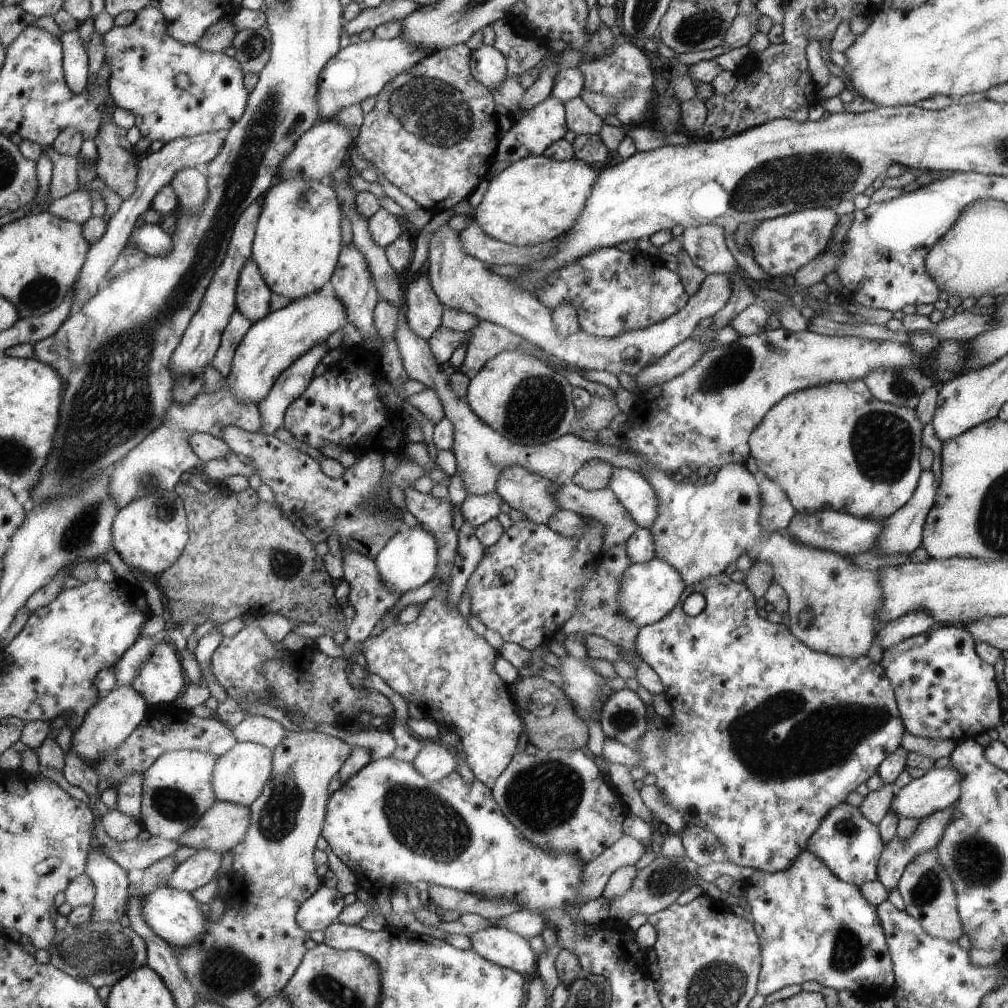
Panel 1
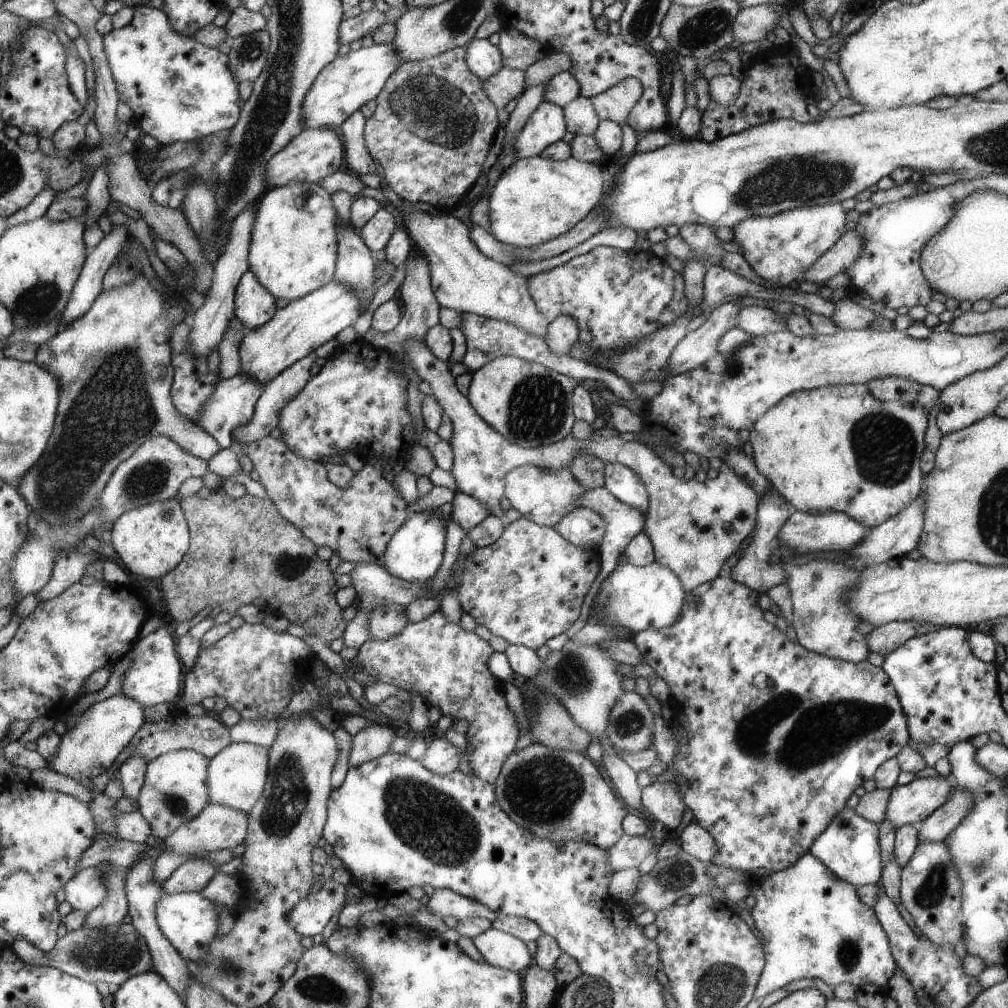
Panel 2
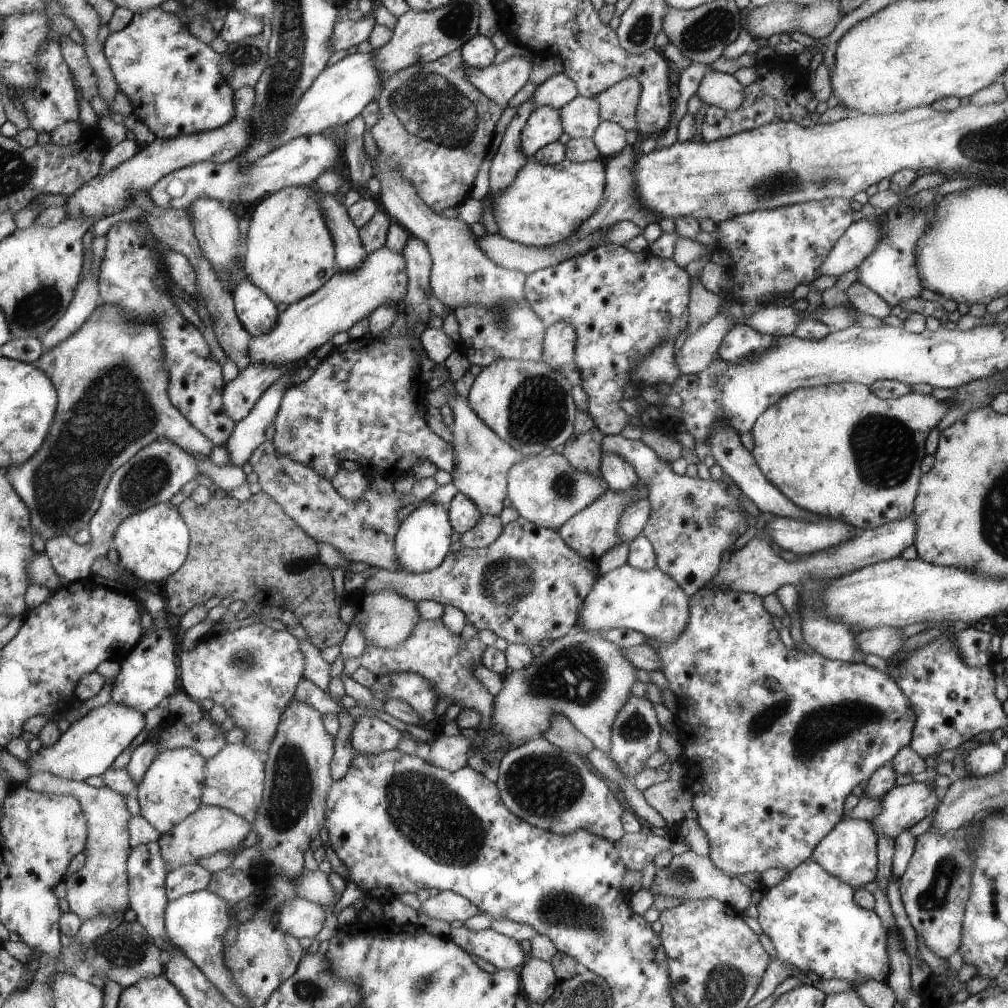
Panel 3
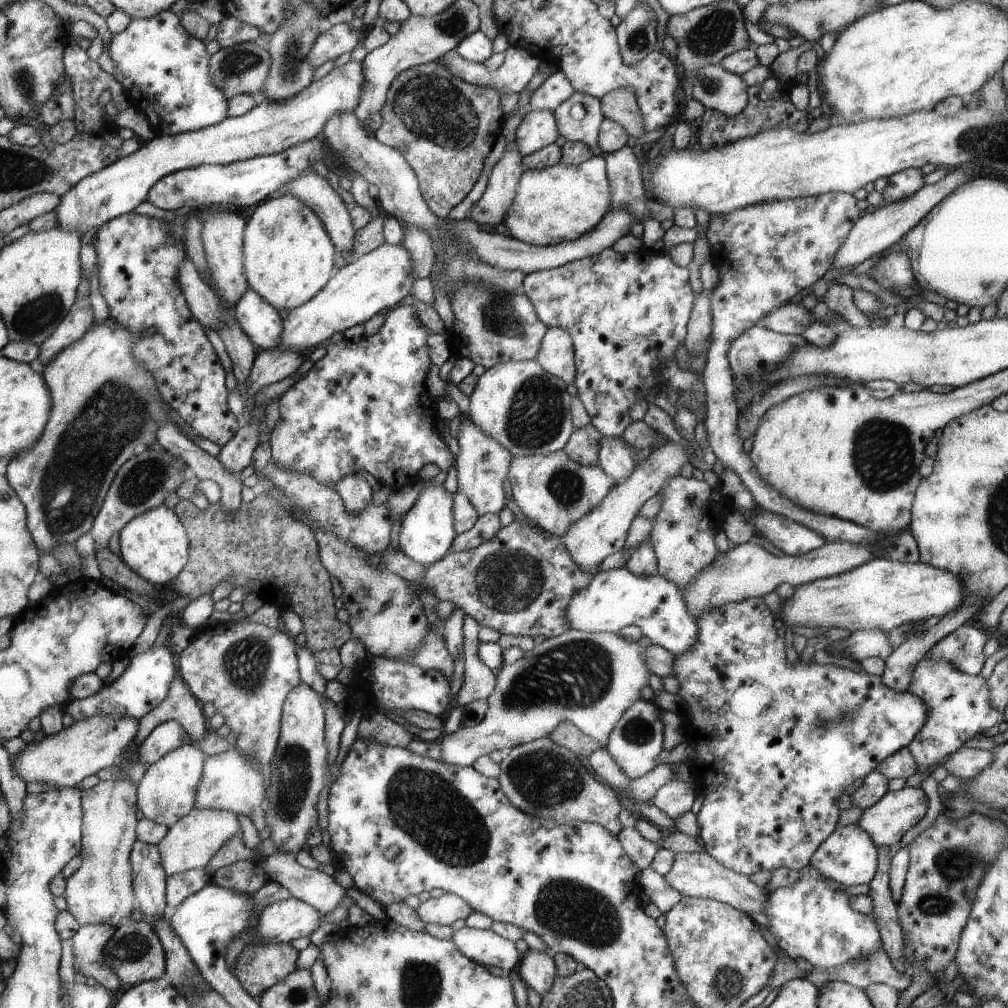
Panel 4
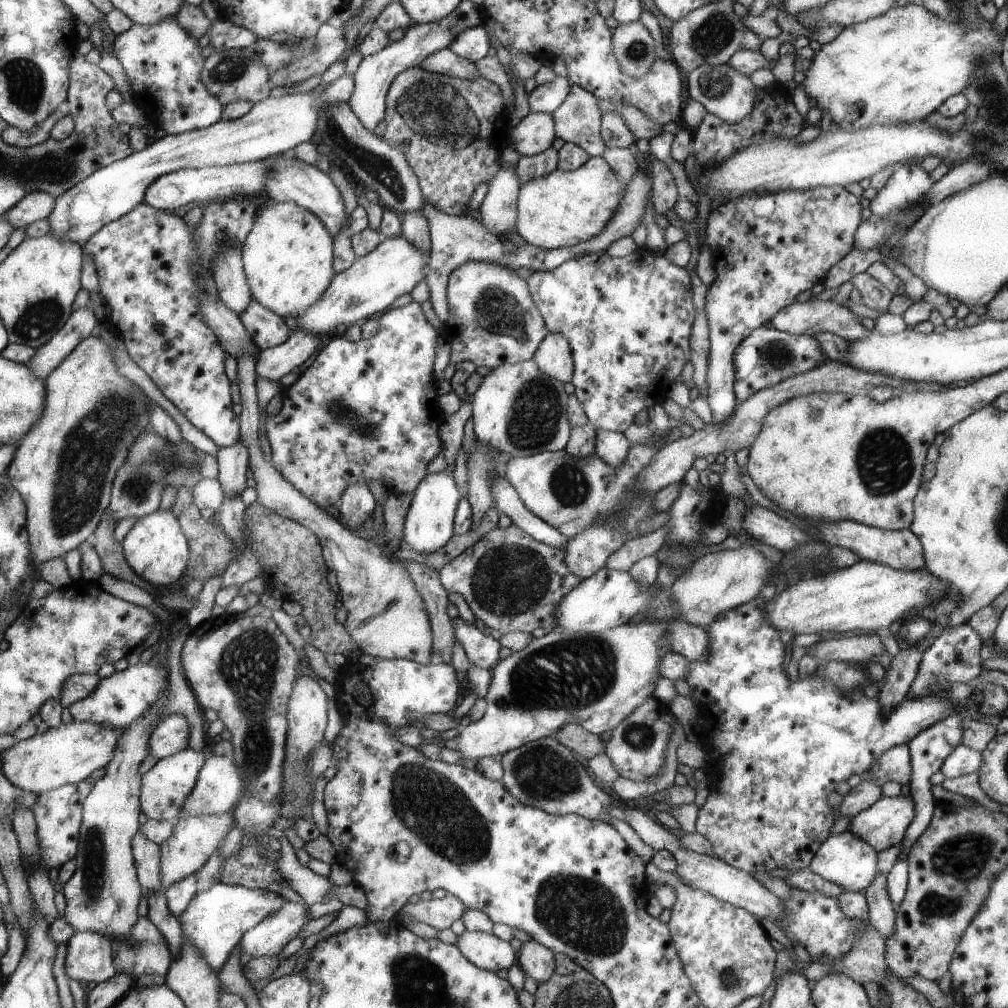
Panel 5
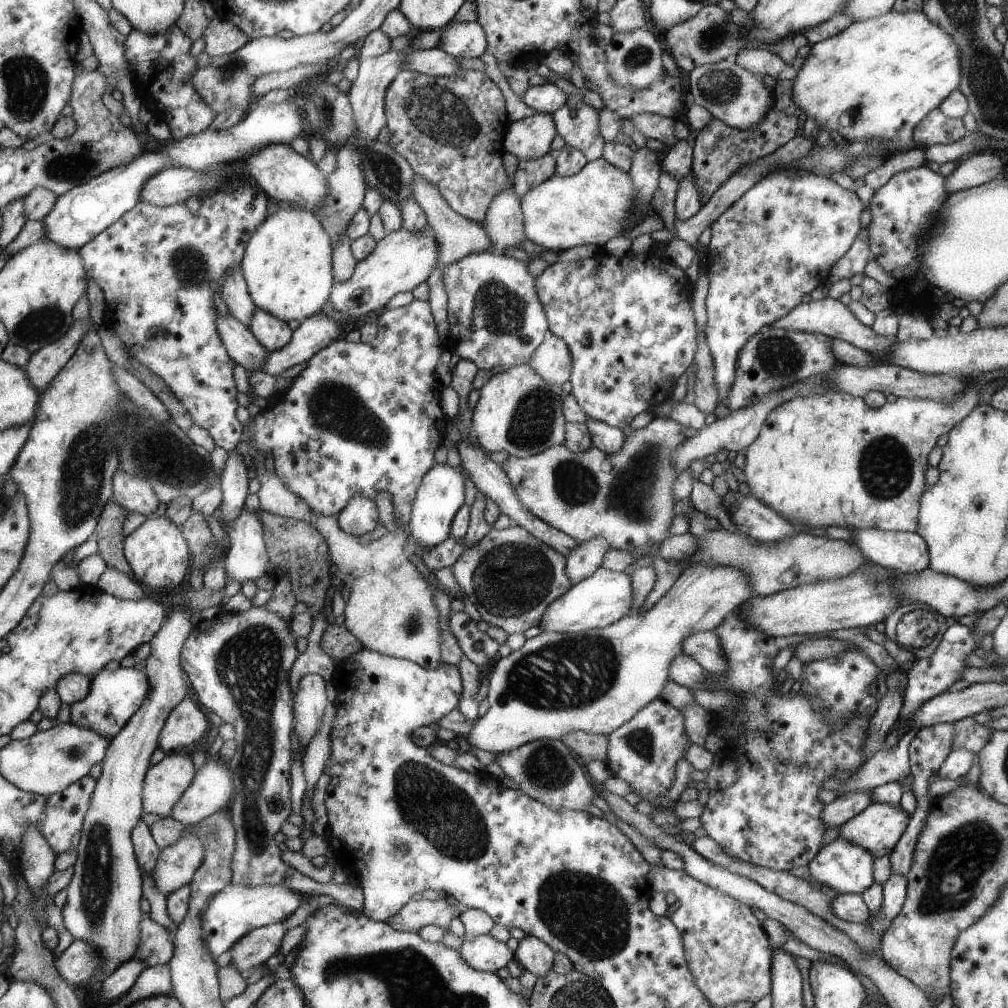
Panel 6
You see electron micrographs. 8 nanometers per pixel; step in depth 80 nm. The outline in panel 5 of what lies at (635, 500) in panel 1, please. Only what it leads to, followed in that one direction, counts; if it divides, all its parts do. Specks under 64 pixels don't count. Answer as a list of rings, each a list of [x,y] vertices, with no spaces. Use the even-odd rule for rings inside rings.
[[[596,430],[595,455],[611,468],[619,468],[630,450],[630,444],[622,433]]]

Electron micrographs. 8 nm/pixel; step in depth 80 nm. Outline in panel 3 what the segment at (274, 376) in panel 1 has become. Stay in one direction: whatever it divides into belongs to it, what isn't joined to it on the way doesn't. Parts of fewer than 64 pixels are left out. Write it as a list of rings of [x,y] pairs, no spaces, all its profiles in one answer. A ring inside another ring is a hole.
[[[385,246],[369,254],[361,268],[353,272],[337,272],[325,287],[283,310],[271,332],[255,336],[249,342],[251,362],[273,366],[301,362],[331,341],[335,334],[351,330],[363,318],[369,319],[383,304],[403,306],[409,283],[407,271],[405,256]]]

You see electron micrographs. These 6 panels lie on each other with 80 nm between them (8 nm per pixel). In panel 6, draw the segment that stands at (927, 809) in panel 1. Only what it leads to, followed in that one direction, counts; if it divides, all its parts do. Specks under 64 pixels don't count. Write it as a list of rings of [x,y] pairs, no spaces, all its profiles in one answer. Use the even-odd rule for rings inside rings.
[[[871,802],[856,816],[839,827],[838,838],[865,848],[871,856],[890,854],[897,838],[908,827],[909,815],[897,806],[885,802]]]

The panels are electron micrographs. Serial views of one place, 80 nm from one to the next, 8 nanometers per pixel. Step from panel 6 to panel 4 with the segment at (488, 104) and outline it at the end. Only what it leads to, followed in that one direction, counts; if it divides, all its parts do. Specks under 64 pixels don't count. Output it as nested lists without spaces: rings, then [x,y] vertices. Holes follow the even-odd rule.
[[[443,62],[416,65],[397,76],[391,84],[387,104],[381,113],[383,122],[375,136],[381,144],[401,150],[419,178],[423,197],[431,211],[439,218],[449,219],[451,210],[467,198],[467,194],[481,178],[485,160],[491,154],[496,139],[501,136],[507,108],[497,90],[469,84],[463,78],[455,76]]]

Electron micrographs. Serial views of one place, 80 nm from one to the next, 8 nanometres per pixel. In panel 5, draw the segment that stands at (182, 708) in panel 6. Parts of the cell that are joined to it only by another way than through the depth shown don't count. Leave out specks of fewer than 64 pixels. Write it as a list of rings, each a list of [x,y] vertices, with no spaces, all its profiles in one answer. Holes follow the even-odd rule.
[[[171,714],[165,717],[153,730],[149,740],[149,754],[158,761],[186,750],[191,738],[191,724],[183,714]]]

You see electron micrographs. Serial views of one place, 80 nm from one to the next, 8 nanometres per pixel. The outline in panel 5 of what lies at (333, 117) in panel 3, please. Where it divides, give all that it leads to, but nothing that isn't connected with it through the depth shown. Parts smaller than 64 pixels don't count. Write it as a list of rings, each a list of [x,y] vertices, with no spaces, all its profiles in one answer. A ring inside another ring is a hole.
[[[345,72],[337,80],[324,86],[318,93],[313,95],[312,90],[297,94],[285,95],[282,98],[270,98],[255,103],[253,109],[242,118],[236,120],[223,120],[209,126],[209,128],[185,132],[182,134],[167,134],[157,140],[151,140],[147,148],[127,156],[124,160],[113,162],[110,166],[97,170],[92,176],[81,180],[80,184],[71,188],[65,195],[57,197],[55,210],[49,216],[52,234],[61,240],[71,240],[85,245],[102,227],[112,224],[115,220],[132,212],[139,204],[145,203],[146,192],[152,187],[153,182],[162,175],[182,169],[199,169],[213,166],[235,165],[267,159],[277,154],[286,153],[303,142],[315,142],[319,135],[319,123],[321,112],[329,104],[337,102],[349,102],[356,91],[356,74]]]

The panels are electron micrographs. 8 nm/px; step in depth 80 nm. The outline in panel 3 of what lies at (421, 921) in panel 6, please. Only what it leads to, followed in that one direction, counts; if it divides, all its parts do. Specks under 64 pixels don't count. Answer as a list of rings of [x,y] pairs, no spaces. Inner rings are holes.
[[[441,891],[426,900],[421,906],[421,914],[447,923],[461,921],[463,924],[473,916],[483,913],[471,900],[452,891]]]

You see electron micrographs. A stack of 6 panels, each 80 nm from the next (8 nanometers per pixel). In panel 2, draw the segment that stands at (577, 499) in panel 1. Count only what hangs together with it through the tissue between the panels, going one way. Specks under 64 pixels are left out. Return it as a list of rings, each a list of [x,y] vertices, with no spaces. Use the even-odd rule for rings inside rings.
[[[604,487],[585,490],[585,492],[581,494],[581,500],[577,502],[577,506],[581,508],[589,508],[589,510],[593,510],[593,512],[601,514],[601,518],[605,520],[606,535],[601,538],[601,543],[597,547],[599,553],[599,570],[597,576],[581,603],[579,617],[574,623],[572,623],[570,628],[565,631],[568,639],[570,639],[573,634],[578,632],[587,622],[589,622],[587,618],[589,610],[591,609],[593,598],[595,598],[595,594],[597,594],[597,590],[599,590],[601,583],[616,568],[615,564],[617,564],[618,558],[623,555],[627,542],[632,540],[644,528],[643,514],[641,514],[639,510],[635,510],[635,508],[627,506],[627,504],[618,502]]]

